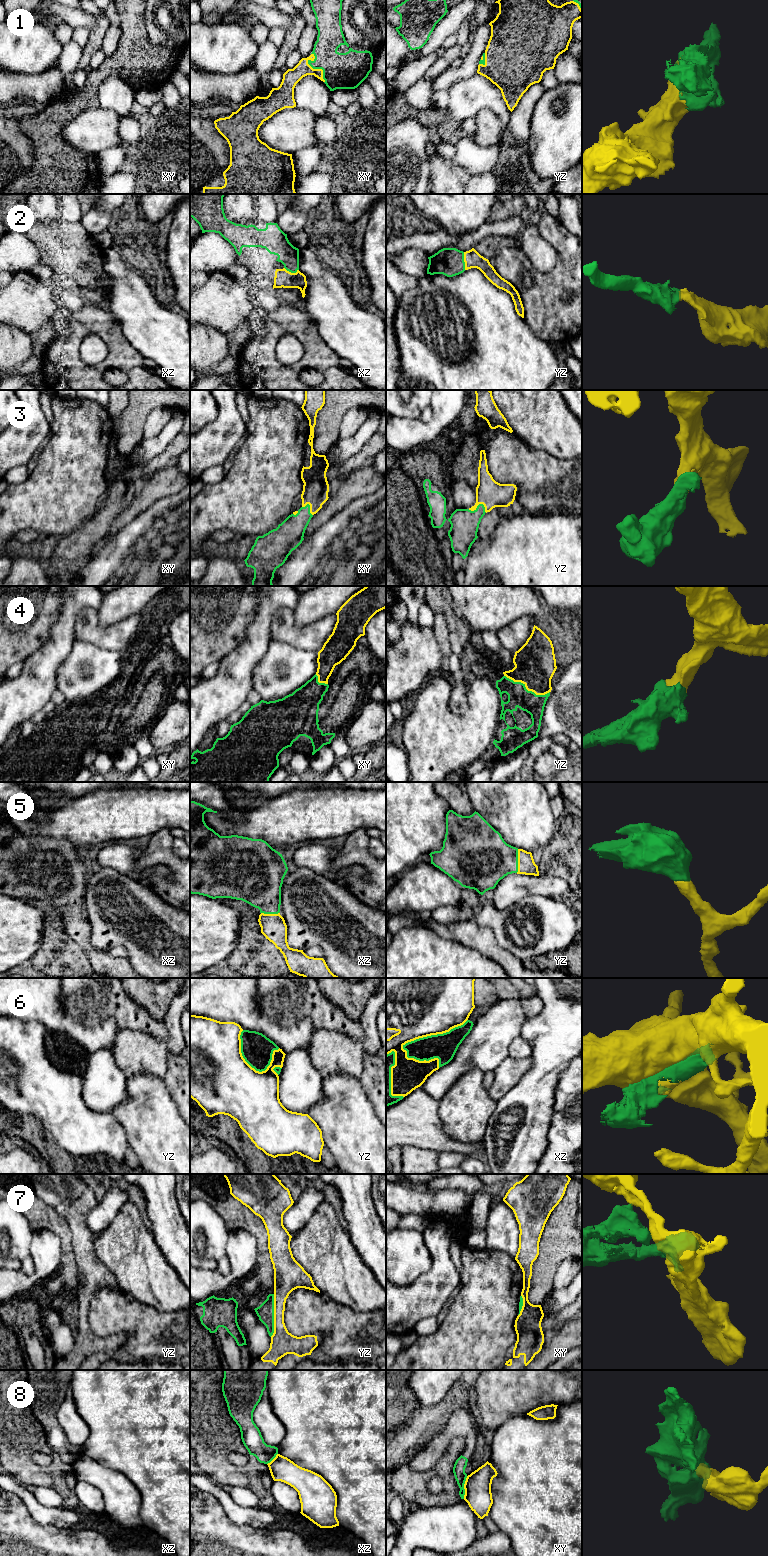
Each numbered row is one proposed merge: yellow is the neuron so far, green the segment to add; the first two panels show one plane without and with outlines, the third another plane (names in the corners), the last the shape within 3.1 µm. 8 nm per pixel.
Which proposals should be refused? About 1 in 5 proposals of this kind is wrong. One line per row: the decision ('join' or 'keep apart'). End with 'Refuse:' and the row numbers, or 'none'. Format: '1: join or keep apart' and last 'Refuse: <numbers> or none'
1: join
2: join
3: join
4: join
5: join
6: keep apart
7: keep apart
8: keep apart
Refuse: 6, 7, 8

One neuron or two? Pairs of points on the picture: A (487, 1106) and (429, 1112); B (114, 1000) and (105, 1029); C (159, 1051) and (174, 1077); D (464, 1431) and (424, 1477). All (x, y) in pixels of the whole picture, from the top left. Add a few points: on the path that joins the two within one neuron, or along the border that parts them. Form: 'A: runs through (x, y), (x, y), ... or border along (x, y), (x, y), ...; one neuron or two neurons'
A: border along (438, 1102), (438, 1116), (442, 1129), (446, 1133); two neurons
B: border along (86, 1026), (94, 1026), (113, 1018), (119, 1029); two neurons
C: border along (168, 1052), (167, 1070), (162, 1078); two neurons
D: border along (408, 1465), (418, 1471), (431, 1469); two neurons

